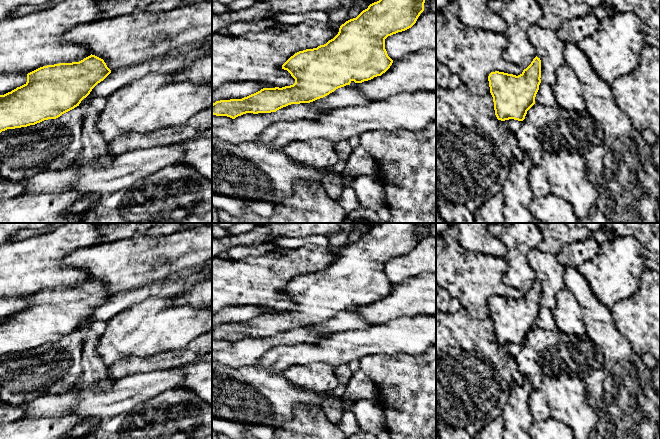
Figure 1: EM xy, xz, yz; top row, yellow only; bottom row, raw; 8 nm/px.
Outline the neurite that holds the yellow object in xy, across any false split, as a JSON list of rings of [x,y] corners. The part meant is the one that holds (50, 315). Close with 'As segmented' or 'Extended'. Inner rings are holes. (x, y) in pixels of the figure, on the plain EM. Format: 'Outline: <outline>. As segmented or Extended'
Outline: [[[92,278],[79,286],[47,289],[28,297],[24,309],[0,319],[0,357],[60,341],[79,330],[110,297],[104,284]]]. As segmented

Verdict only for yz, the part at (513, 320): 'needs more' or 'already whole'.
already whole

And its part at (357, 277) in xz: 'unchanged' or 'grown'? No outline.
unchanged

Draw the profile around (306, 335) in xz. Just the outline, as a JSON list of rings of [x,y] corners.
[[[300,327],[291,328],[271,337],[246,337],[233,343],[232,347],[222,351],[212,351],[212,360],[231,368],[256,366],[262,357],[278,346],[317,343],[329,334]]]

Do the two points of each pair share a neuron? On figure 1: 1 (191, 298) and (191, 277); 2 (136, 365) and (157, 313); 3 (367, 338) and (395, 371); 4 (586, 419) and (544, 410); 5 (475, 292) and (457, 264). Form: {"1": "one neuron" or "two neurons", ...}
{"1": "two neurons", "2": "two neurons", "3": "two neurons", "4": "two neurons", "5": "one neuron"}

